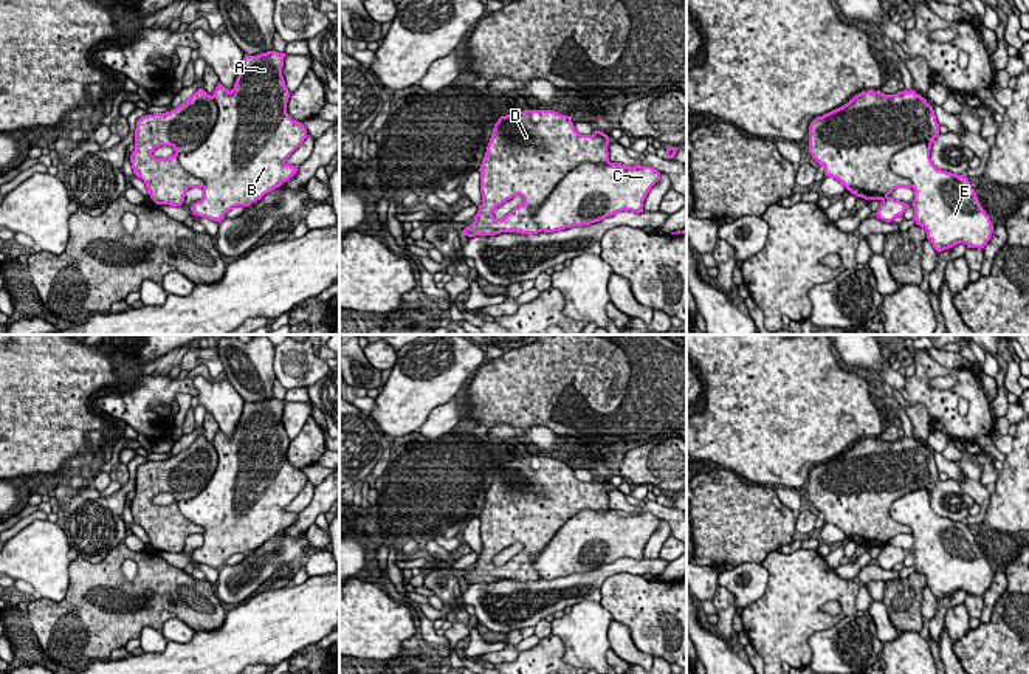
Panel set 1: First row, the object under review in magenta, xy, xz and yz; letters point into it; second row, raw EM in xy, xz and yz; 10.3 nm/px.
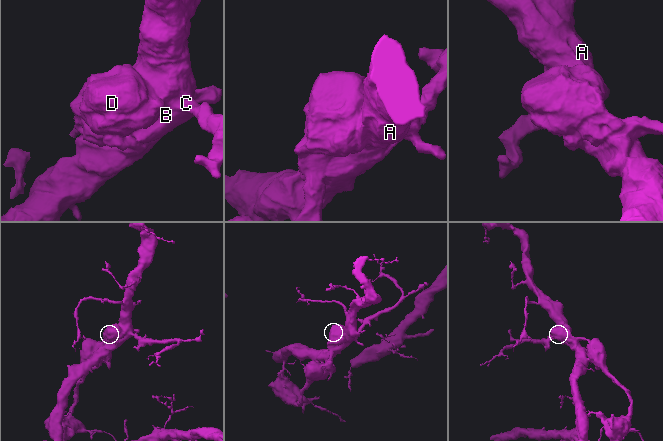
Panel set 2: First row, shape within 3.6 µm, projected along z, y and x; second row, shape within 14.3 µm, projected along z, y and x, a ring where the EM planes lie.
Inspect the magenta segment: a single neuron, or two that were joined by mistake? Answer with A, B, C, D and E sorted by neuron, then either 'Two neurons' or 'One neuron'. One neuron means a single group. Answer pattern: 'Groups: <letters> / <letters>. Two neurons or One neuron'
Groups: A B C E / D. Two neurons

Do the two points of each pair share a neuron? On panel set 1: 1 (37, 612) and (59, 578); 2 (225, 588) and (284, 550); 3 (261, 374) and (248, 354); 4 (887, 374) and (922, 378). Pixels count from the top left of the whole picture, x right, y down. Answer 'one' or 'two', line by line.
1: two
2: one
3: one
4: two

